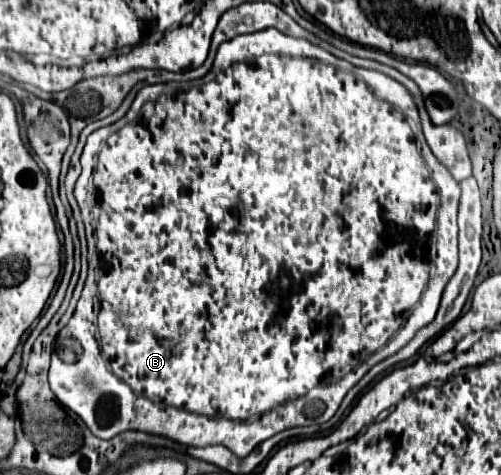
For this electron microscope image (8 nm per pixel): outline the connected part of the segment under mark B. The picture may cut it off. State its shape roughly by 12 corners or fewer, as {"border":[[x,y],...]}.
{"border":[[275,28],[89,134],[49,384],[239,458],[431,324],[459,182]]}

